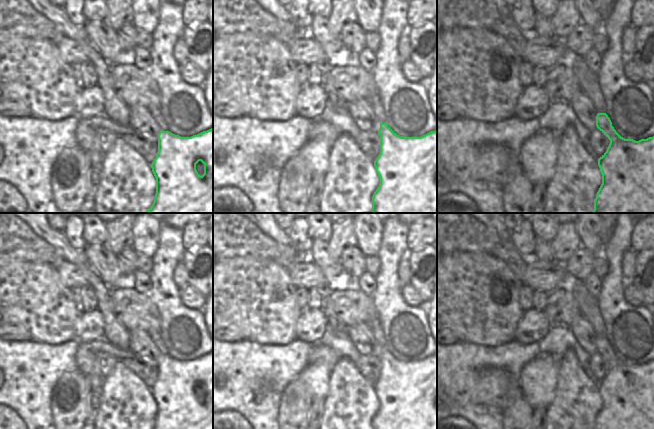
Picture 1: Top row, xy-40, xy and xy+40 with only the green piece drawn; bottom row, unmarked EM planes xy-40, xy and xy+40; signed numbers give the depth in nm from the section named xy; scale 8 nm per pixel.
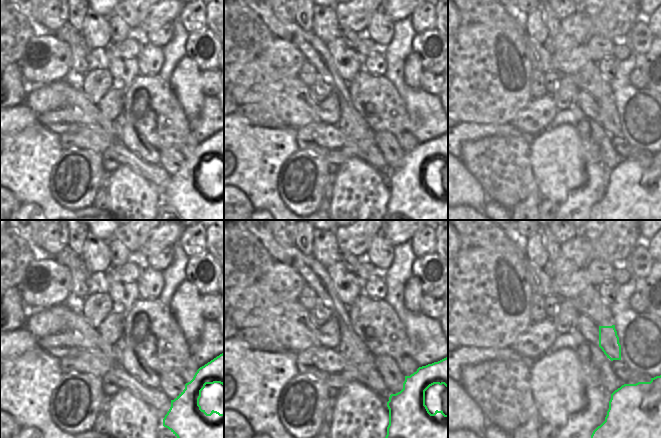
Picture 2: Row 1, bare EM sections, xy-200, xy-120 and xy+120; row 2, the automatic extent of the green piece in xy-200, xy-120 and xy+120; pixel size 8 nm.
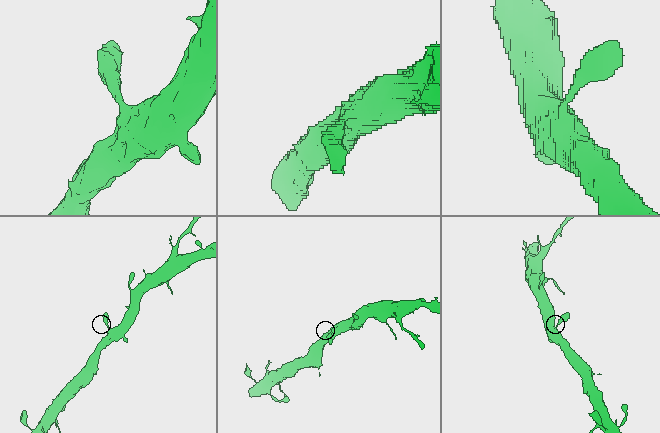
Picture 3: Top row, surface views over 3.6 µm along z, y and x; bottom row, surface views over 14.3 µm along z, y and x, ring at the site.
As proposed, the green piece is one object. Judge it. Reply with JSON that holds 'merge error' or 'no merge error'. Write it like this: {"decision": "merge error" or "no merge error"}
{"decision": "no merge error"}

